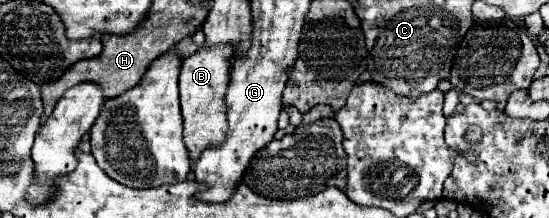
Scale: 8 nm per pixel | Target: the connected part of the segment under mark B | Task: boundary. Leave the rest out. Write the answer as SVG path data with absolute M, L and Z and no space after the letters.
M207 47L199 49L195 55L183 59L179 89L181 89L181 113L183 113L183 141L189 151L191 163L227 135L227 107L223 107L223 91L229 83L229 65L231 65L231 47Z

